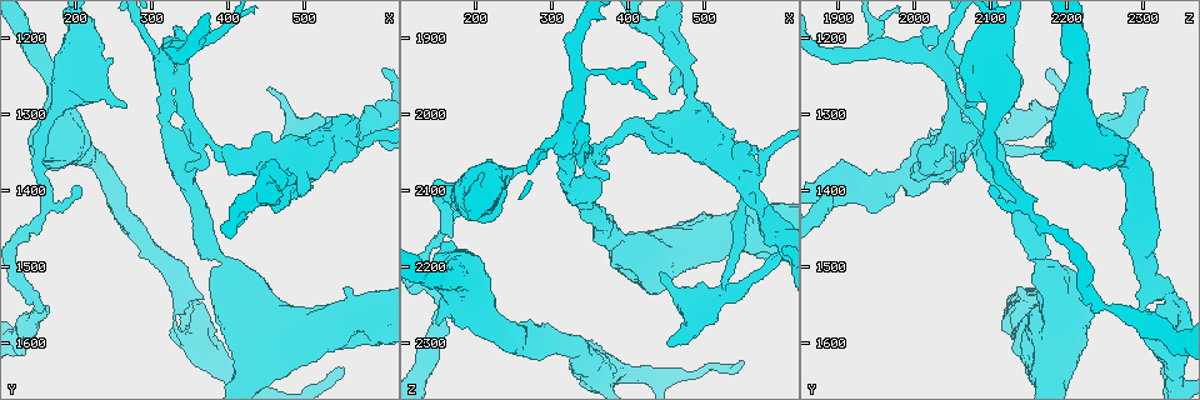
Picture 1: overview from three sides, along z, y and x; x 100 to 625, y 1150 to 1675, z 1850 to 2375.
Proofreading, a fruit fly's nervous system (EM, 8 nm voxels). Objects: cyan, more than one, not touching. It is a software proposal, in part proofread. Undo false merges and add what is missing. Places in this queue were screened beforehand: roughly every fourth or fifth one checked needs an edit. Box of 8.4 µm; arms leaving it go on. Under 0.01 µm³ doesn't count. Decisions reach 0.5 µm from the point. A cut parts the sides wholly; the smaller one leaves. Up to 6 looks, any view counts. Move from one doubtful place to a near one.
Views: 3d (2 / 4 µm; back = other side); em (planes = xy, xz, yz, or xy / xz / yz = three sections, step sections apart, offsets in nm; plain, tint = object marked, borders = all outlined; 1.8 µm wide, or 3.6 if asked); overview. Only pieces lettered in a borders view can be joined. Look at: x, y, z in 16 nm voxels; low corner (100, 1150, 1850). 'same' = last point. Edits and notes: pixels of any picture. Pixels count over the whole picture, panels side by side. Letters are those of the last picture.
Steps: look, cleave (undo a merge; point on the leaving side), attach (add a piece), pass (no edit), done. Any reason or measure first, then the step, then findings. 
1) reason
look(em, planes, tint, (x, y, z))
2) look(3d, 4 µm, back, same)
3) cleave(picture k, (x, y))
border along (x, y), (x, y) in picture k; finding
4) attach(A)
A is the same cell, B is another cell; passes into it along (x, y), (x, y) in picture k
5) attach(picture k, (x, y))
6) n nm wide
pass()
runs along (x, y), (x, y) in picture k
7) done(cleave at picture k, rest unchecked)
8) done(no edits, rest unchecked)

three-way junction
look(3d, 4 µm, (350, 1250, 2040))

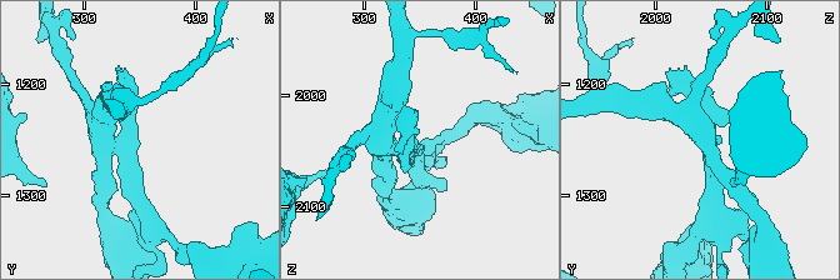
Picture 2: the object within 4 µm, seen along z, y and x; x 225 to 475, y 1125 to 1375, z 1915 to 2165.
3 arms; shape alone is not enough
look(em, planes, borders, (346, 1252, 2042))

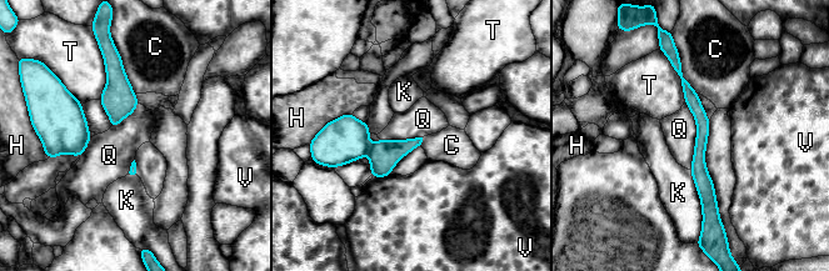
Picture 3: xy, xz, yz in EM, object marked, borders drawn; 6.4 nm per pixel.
Q touches over 440 nm
cleave(picture 3, (384, 155))
C, H, K, Q, T and V are other cells; the part that leaves runs along (674, 61), (702, 119), (705, 207) in picture 3; two cells meet here

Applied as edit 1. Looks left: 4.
branch stops here
look(3d, 2 µm, (555, 1640, 2325))

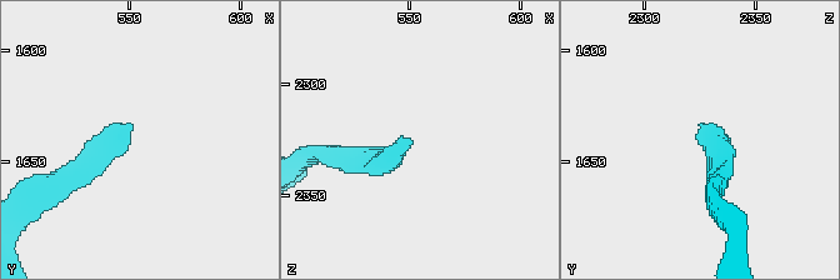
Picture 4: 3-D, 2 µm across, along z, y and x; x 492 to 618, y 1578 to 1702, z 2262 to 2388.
look(em, xy, step 4, borders, (551, 1637, 2325))

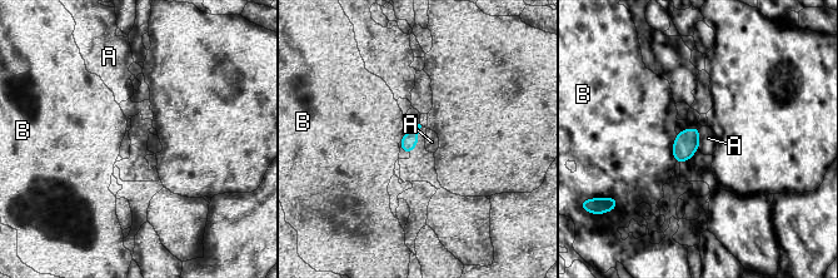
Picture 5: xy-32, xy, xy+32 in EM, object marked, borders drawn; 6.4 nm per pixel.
pass()
A and B are other cells; no lettered piece goes on from it

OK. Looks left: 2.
done(cleave at picture 3, rest unchecked)

